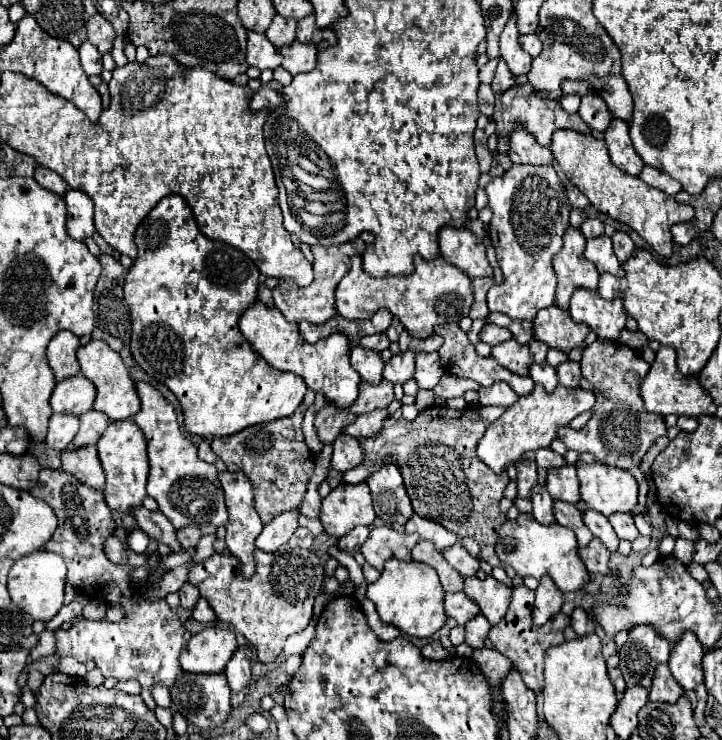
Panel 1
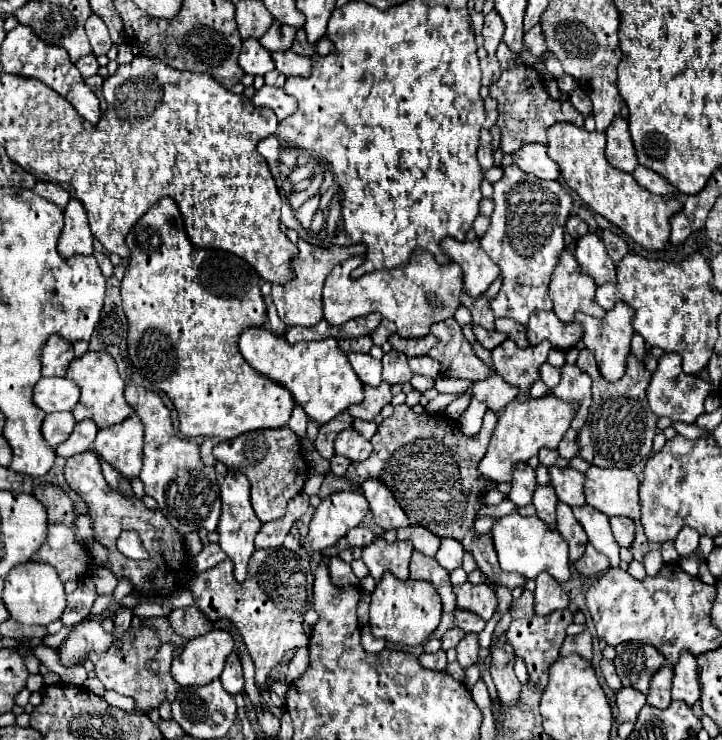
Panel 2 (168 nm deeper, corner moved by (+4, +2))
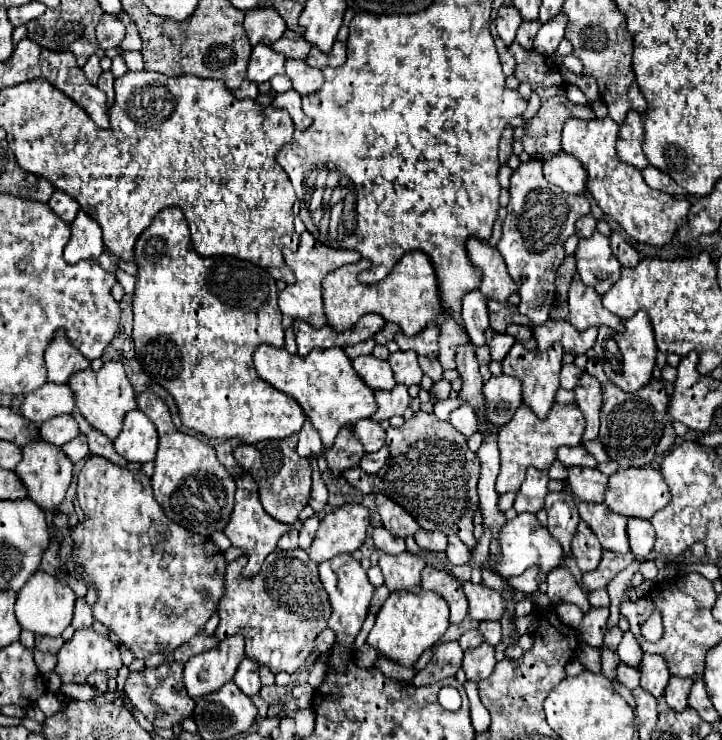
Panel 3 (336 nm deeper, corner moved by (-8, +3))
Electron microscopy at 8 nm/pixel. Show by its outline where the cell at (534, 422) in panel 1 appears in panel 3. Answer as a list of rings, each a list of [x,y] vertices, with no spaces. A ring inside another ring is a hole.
[[[520,405],[516,415],[508,425],[498,431],[498,449],[500,449],[500,475],[496,479],[496,491],[508,493],[518,491],[520,483],[526,477],[526,469],[534,467],[538,471],[548,471],[556,459],[556,451],[562,445],[578,445],[584,433],[584,417],[576,405],[558,405],[552,407],[548,419],[538,419],[534,411]]]

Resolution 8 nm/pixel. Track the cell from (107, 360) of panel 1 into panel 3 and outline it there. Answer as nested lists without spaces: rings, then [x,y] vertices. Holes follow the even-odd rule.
[[[106,361],[100,371],[92,371],[92,369],[78,371],[78,373],[74,373],[70,377],[68,387],[74,393],[76,409],[82,413],[82,417],[94,429],[98,429],[110,441],[114,441],[118,437],[118,433],[122,431],[124,415],[136,407],[134,391],[132,391],[132,385],[130,385],[128,377],[126,377],[126,373],[124,373],[124,365],[120,361]]]

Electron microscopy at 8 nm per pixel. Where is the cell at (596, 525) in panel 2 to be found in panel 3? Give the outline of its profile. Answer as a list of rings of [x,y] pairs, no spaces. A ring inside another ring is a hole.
[[[576,499],[580,519],[594,531],[600,545],[614,553],[628,553],[628,535],[626,535],[626,517],[612,513],[604,503],[584,503]]]

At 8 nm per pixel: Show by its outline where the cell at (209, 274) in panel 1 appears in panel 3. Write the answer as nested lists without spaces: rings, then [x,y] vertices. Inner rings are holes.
[[[178,207],[162,209],[152,225],[134,245],[138,265],[134,309],[134,351],[142,369],[174,397],[184,427],[206,435],[208,439],[238,439],[258,443],[266,439],[286,439],[304,425],[300,405],[264,383],[254,369],[252,355],[258,343],[284,341],[282,313],[278,309],[278,289],[268,271],[240,261],[236,257],[200,257],[196,255],[184,213]]]

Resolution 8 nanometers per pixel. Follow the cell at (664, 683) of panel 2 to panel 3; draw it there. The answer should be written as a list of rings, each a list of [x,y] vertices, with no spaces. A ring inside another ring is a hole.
[[[670,677],[670,683],[664,691],[664,701],[668,703],[670,709],[674,711],[684,711],[688,707],[688,693],[690,693],[690,687],[692,687],[692,679],[676,679],[676,677]]]

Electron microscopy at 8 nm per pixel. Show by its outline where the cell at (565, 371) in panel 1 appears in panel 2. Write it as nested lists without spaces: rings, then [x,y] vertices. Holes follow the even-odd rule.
[[[564,364],[562,366],[562,380],[552,390],[552,394],[556,394],[562,400],[568,400],[568,402],[580,402],[580,410],[576,412],[576,416],[572,420],[572,428],[580,430],[584,426],[584,420],[586,420],[586,414],[588,414],[588,408],[592,402],[590,376],[574,364]]]

